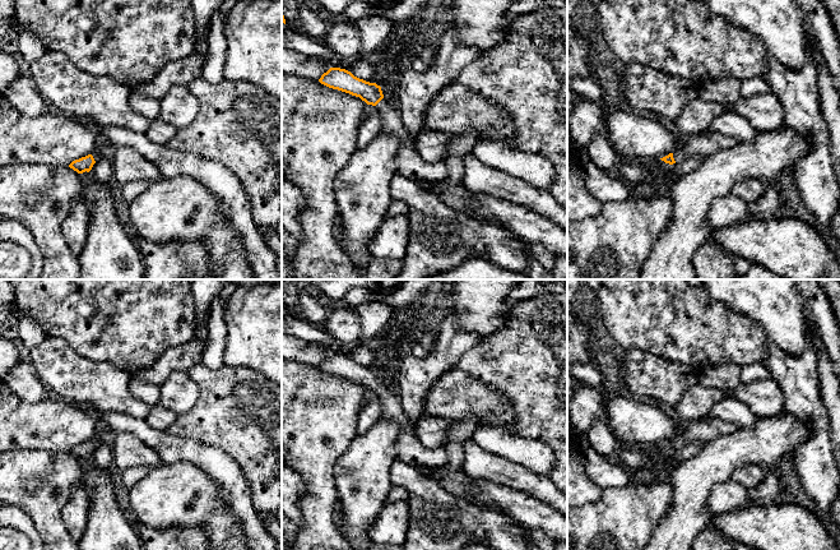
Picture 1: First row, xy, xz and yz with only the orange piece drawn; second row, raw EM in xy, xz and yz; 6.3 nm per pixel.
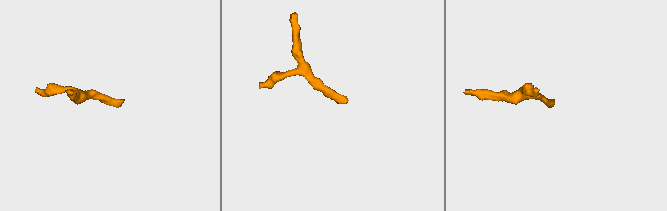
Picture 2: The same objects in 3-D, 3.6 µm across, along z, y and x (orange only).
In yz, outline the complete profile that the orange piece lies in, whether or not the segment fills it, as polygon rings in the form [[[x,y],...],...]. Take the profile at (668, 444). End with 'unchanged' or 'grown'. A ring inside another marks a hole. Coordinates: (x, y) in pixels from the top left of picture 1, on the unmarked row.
[[[713,417],[691,421],[684,424],[684,429],[678,431],[673,439],[660,444],[665,449],[681,449],[688,444],[706,444],[721,435],[732,435],[737,426],[732,422],[721,421]]]; grown

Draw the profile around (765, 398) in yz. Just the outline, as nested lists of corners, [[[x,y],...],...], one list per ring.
[[[774,379],[743,384],[730,393],[744,403],[757,417],[774,417],[783,412],[784,396]]]

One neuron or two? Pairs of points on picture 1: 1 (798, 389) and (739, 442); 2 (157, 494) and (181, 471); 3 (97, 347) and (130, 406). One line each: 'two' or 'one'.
1: two
2: one
3: two

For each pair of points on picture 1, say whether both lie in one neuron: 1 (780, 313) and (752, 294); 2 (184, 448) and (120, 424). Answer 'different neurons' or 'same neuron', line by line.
1: same neuron
2: same neuron

